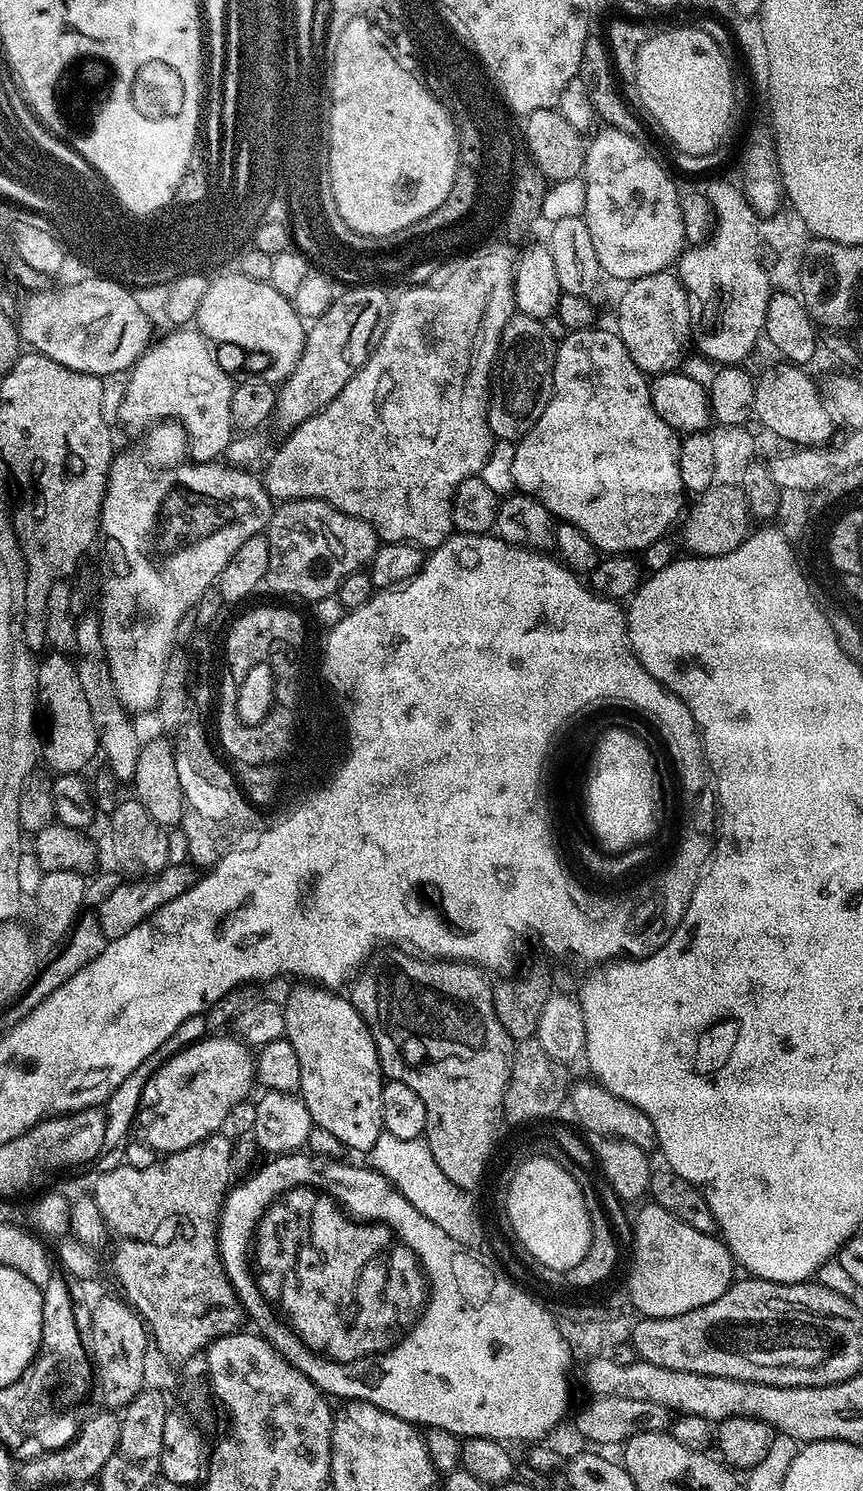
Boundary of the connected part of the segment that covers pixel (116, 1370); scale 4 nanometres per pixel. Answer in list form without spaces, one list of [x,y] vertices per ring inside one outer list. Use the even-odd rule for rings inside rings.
[[[104,1296],[92,1308],[92,1317],[86,1320],[86,1340],[90,1345],[94,1384],[100,1388],[103,1407],[108,1410],[127,1408],[145,1387],[144,1359],[150,1352],[150,1333],[135,1308],[127,1300],[116,1296]]]

